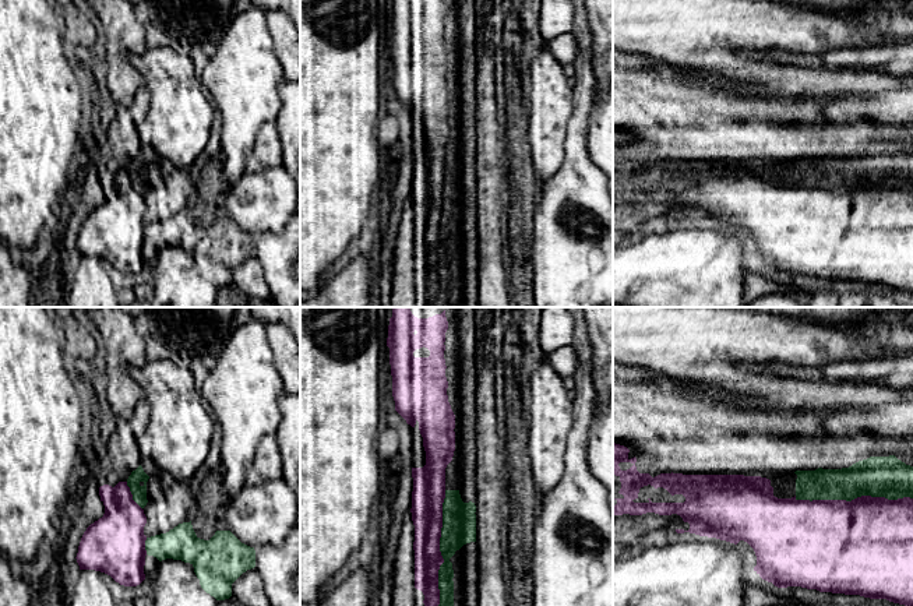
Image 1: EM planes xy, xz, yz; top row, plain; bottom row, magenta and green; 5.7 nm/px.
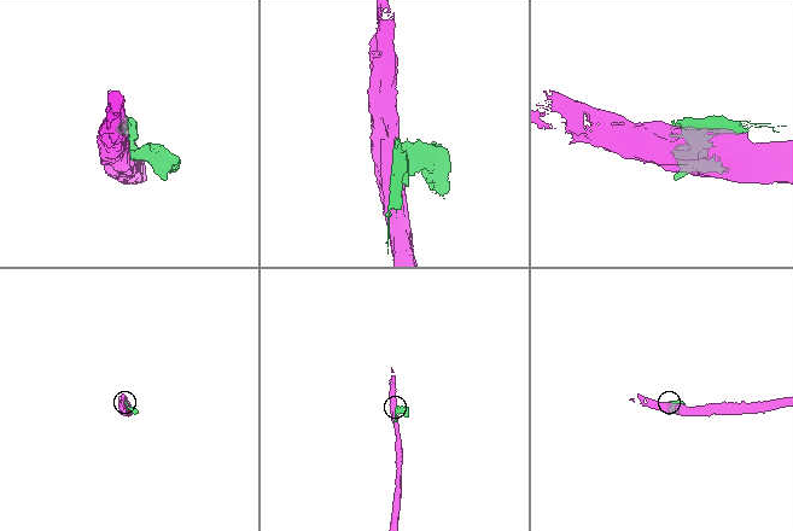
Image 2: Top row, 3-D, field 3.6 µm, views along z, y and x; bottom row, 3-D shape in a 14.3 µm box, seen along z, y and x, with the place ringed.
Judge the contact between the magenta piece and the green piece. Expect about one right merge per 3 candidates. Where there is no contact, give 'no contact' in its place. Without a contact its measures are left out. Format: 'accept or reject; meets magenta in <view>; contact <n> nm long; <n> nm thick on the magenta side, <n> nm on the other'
reject; meets magenta in yz; contact 700 nm long; 500 nm thick on the magenta side, 240 nm on the other

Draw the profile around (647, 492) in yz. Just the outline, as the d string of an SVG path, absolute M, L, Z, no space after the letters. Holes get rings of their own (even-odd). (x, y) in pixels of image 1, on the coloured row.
M648 485L639 489L638 498L649 498L652 503L684 503L683 494L671 496L666 489Z

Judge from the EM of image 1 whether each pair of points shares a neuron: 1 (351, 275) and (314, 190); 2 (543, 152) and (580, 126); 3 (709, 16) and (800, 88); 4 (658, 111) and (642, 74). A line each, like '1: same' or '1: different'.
1: different
2: different
3: same
4: same

